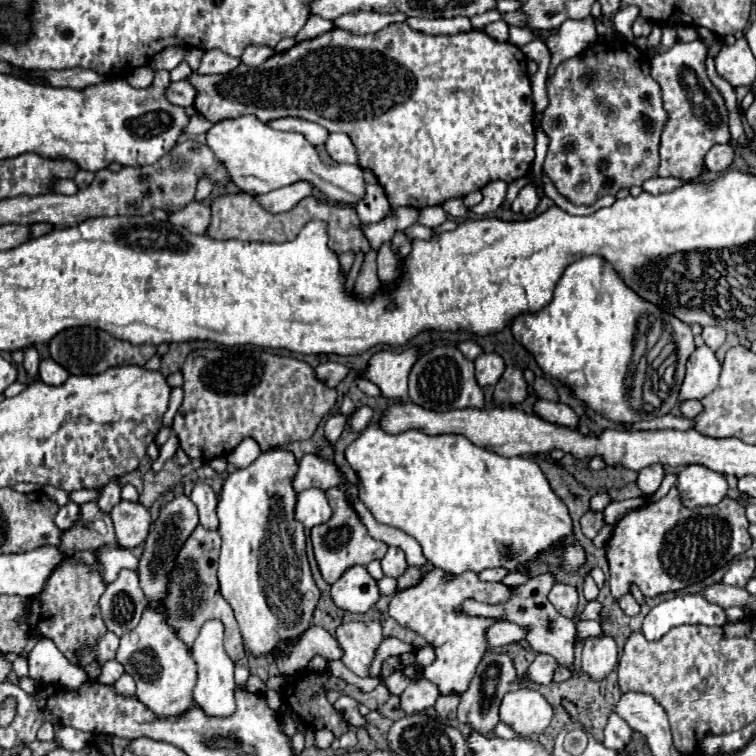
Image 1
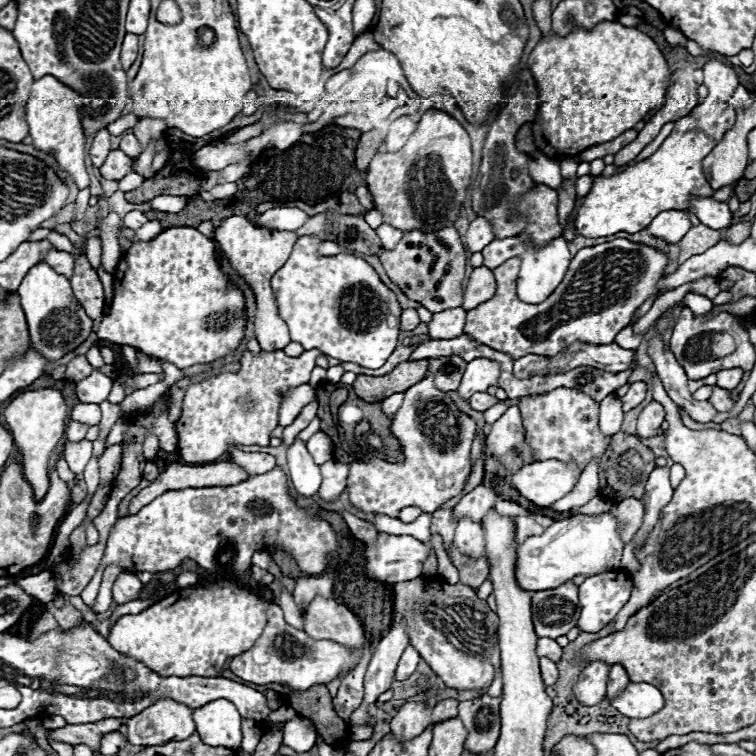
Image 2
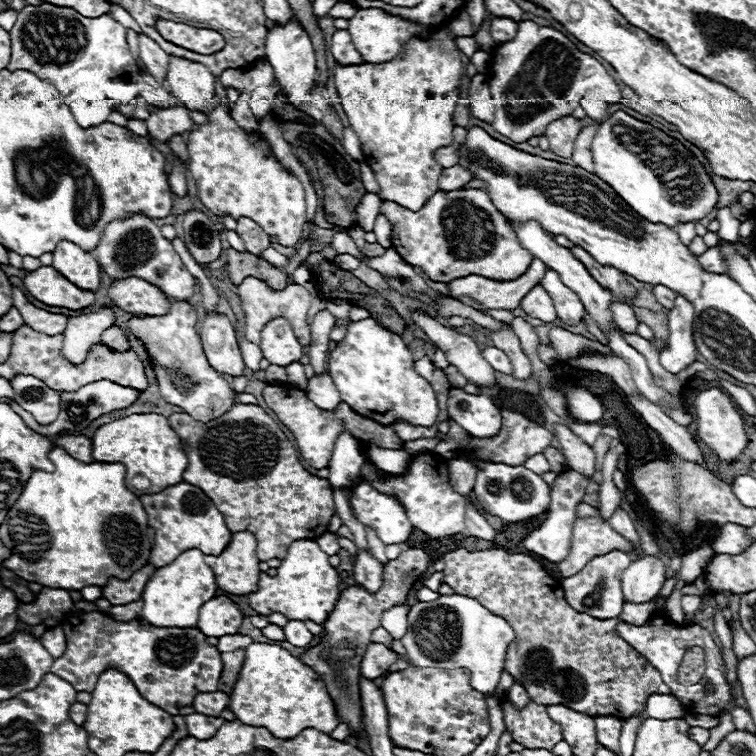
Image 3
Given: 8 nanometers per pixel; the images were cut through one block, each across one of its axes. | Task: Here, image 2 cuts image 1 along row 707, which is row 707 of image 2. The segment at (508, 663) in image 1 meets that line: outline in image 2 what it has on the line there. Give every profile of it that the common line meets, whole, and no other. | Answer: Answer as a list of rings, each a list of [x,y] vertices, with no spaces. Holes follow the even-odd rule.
[[[482,694],[474,700],[460,702],[460,718],[468,728],[466,748],[474,754],[484,754],[492,750],[500,736],[500,696],[492,698]]]

